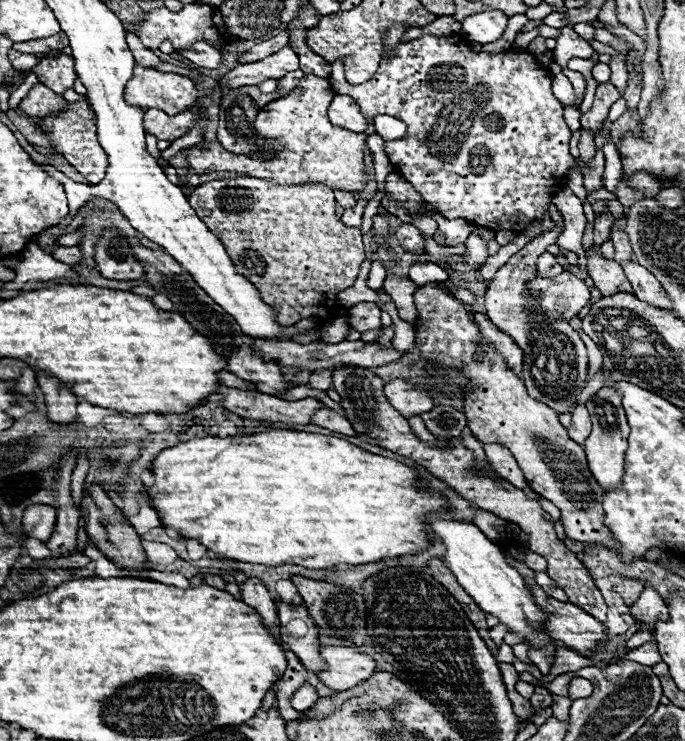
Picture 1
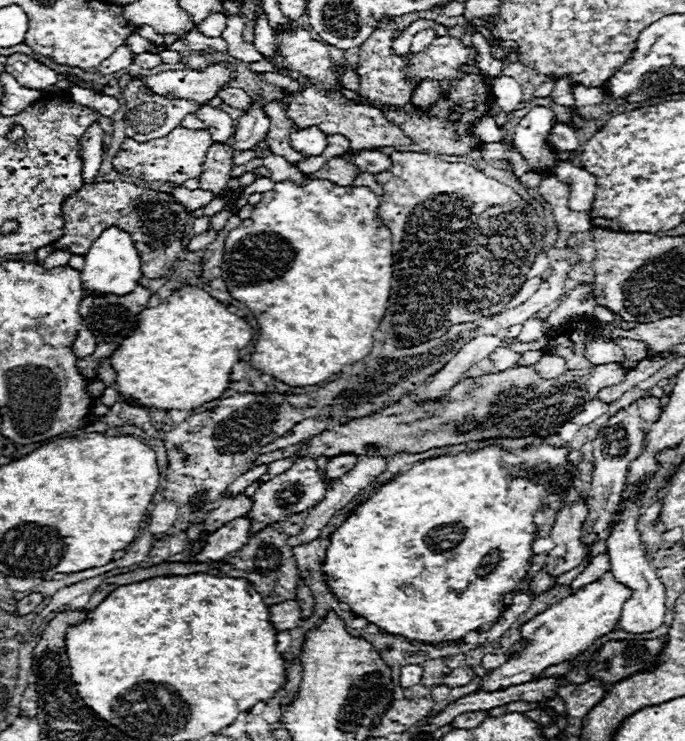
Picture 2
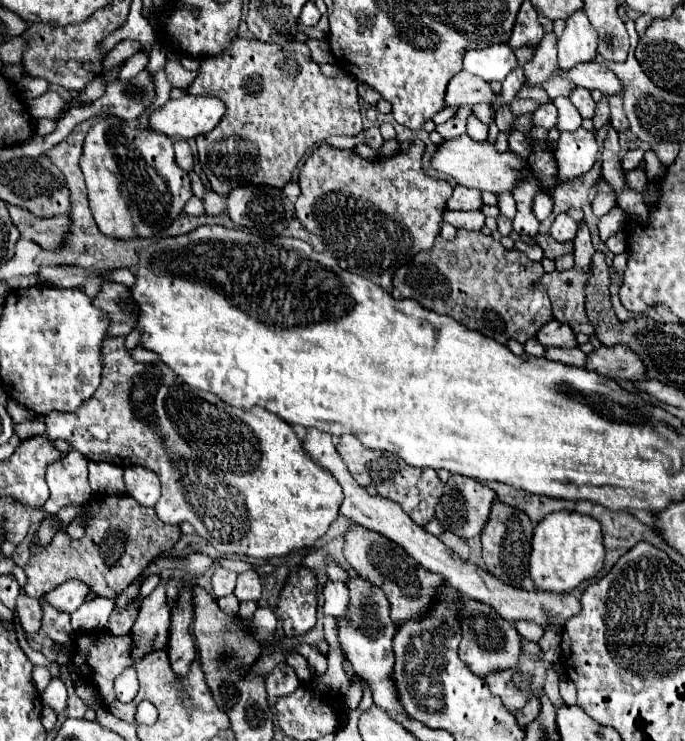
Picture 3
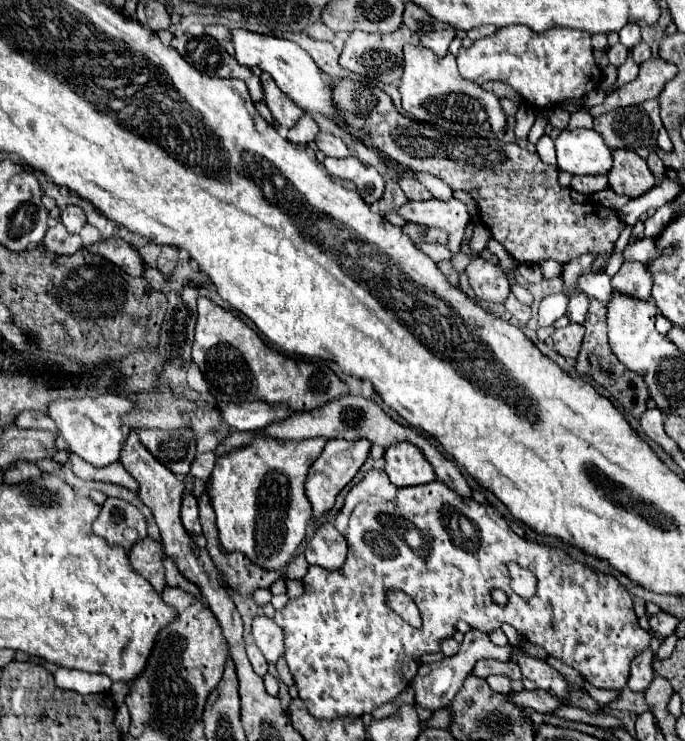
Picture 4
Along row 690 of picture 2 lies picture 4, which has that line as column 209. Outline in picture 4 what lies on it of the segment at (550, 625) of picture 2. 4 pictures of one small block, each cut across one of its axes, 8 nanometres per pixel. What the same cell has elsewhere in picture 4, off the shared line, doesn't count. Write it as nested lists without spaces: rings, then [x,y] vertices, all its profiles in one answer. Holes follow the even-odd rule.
[[[258,434],[250,446],[240,446],[216,458],[208,494],[212,496],[224,550],[242,552],[268,570],[280,570],[290,562],[306,536],[306,524],[310,520],[310,502],[304,494],[306,474],[324,446],[326,438],[274,442],[266,434]]]

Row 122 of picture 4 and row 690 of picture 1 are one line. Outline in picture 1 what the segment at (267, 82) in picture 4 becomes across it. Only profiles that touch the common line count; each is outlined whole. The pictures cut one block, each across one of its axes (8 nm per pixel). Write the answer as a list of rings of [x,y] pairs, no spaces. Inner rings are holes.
[[[282,644],[282,646],[284,646],[284,652],[286,652],[288,668],[286,668],[284,676],[276,682],[276,696],[278,696],[278,704],[276,706],[278,706],[280,714],[282,714],[282,718],[288,722],[288,720],[302,718],[302,714],[290,706],[290,698],[308,680],[310,674],[304,670],[300,660],[286,648],[286,644]]]

